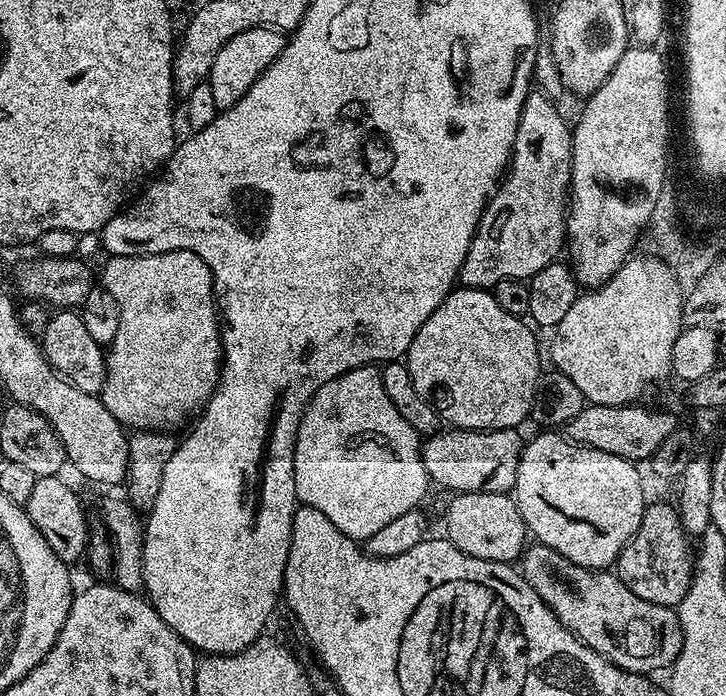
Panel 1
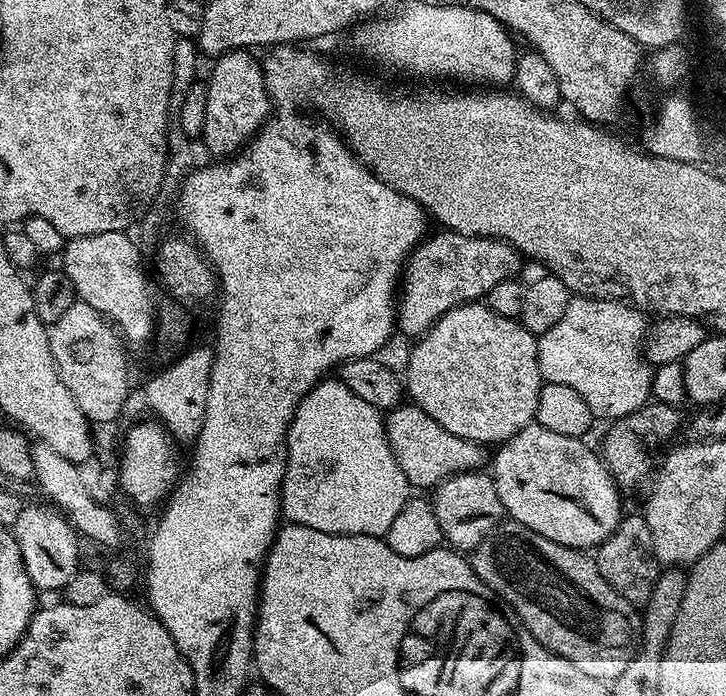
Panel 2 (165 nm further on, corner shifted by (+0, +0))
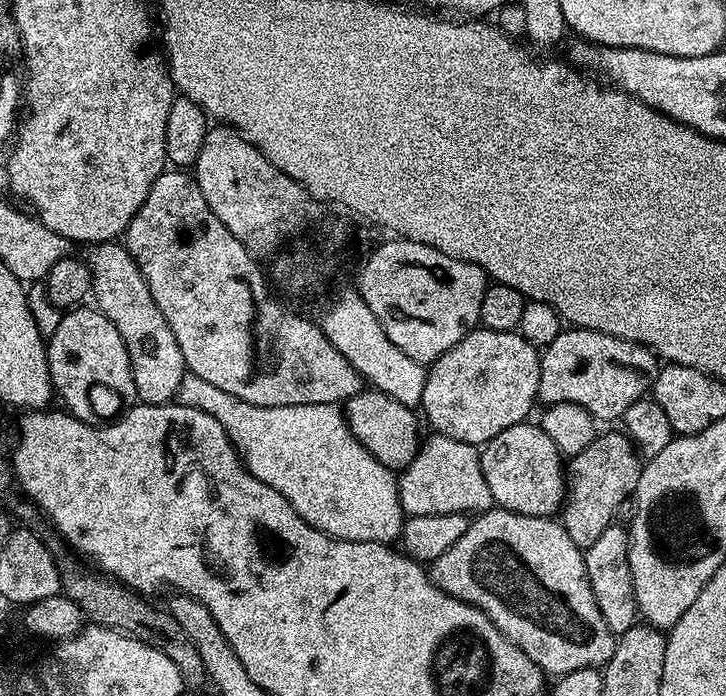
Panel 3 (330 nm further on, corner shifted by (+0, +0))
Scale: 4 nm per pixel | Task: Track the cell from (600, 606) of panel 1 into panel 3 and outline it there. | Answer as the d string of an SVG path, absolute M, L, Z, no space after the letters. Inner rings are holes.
M493 506L487 512L479 513L469 523L466 534L462 534L462 538L458 538L458 542L454 542L454 546L450 546L450 550L446 550L446 554L442 554L437 560L432 561L430 575L432 583L446 594L481 608L490 618L490 622L494 622L494 626L498 626L498 630L502 634L506 634L508 641L514 646L518 646L518 650L522 650L522 654L526 654L526 658L530 658L530 662L537 664L549 677L568 676L574 670L586 670L587 668L603 669L608 659L614 654L617 637L610 630L610 626L606 626L606 622L594 602L594 594L590 590L590 578L586 574L584 565L583 551L572 541L570 534L566 534L564 525L559 519L552 516L527 516Z

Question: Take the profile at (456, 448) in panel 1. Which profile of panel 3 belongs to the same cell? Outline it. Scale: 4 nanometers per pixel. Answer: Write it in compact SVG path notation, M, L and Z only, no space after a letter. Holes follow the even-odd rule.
M361 390L354 398L344 401L342 411L354 438L358 438L358 442L362 442L362 446L366 446L366 450L370 450L370 454L382 462L382 466L403 470L410 466L410 462L414 462L422 443L422 435L420 436L421 421L413 409L390 398L385 392Z

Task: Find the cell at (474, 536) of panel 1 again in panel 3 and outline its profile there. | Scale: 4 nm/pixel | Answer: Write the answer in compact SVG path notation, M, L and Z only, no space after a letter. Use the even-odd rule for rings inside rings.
M432 434L421 443L410 466L399 473L400 508L405 517L422 514L479 514L493 507L490 486L482 474L480 448L449 436Z

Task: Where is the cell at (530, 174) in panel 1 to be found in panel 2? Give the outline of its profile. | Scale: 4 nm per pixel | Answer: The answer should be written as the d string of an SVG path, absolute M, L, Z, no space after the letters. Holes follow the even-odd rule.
M447 230L434 232L412 249L412 255L403 265L398 285L396 323L399 331L411 338L423 336L438 318L442 318L442 314L456 305L483 301L497 282L513 279L522 263L520 253L503 239L467 236Z

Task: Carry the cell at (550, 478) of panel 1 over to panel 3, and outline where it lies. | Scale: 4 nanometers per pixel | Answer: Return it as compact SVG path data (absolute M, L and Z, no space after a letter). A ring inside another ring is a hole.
M539 423L515 424L490 438L480 448L480 465L499 507L527 516L552 516L561 511L566 495L566 464Z

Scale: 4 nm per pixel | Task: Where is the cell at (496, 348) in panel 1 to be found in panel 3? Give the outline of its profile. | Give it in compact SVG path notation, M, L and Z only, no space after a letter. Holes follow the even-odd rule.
M477 326L468 332L462 338L462 342L458 342L450 350L446 350L446 354L442 354L439 358L432 361L427 369L428 377L426 378L426 386L422 390L422 398L419 407L424 408L423 419L432 423L431 431L441 436L449 436L458 442L466 442L483 446L487 444L490 438L494 438L498 434L502 434L502 430L510 430L510 426L525 423L529 419L528 416L532 412L532 407L538 404L538 374L540 373L540 352L530 342L526 342L526 338L521 336L519 331L503 332L502 330L490 330L483 326Z

